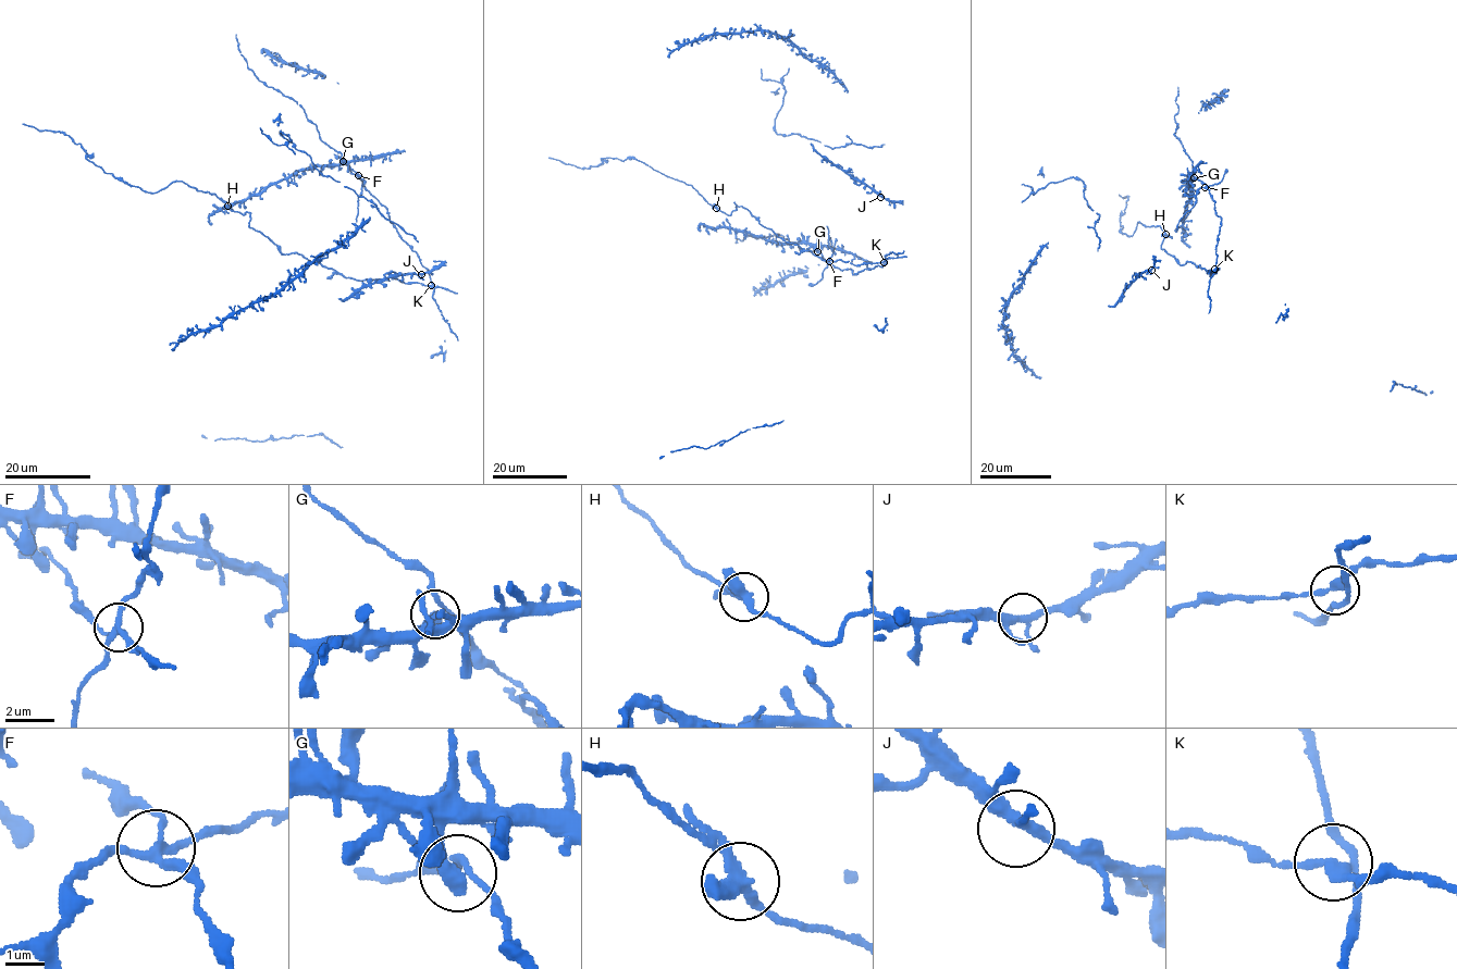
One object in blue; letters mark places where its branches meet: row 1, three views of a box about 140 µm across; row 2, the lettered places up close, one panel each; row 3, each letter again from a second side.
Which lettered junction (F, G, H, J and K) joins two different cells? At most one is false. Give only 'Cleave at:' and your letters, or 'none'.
Cleave at: F

